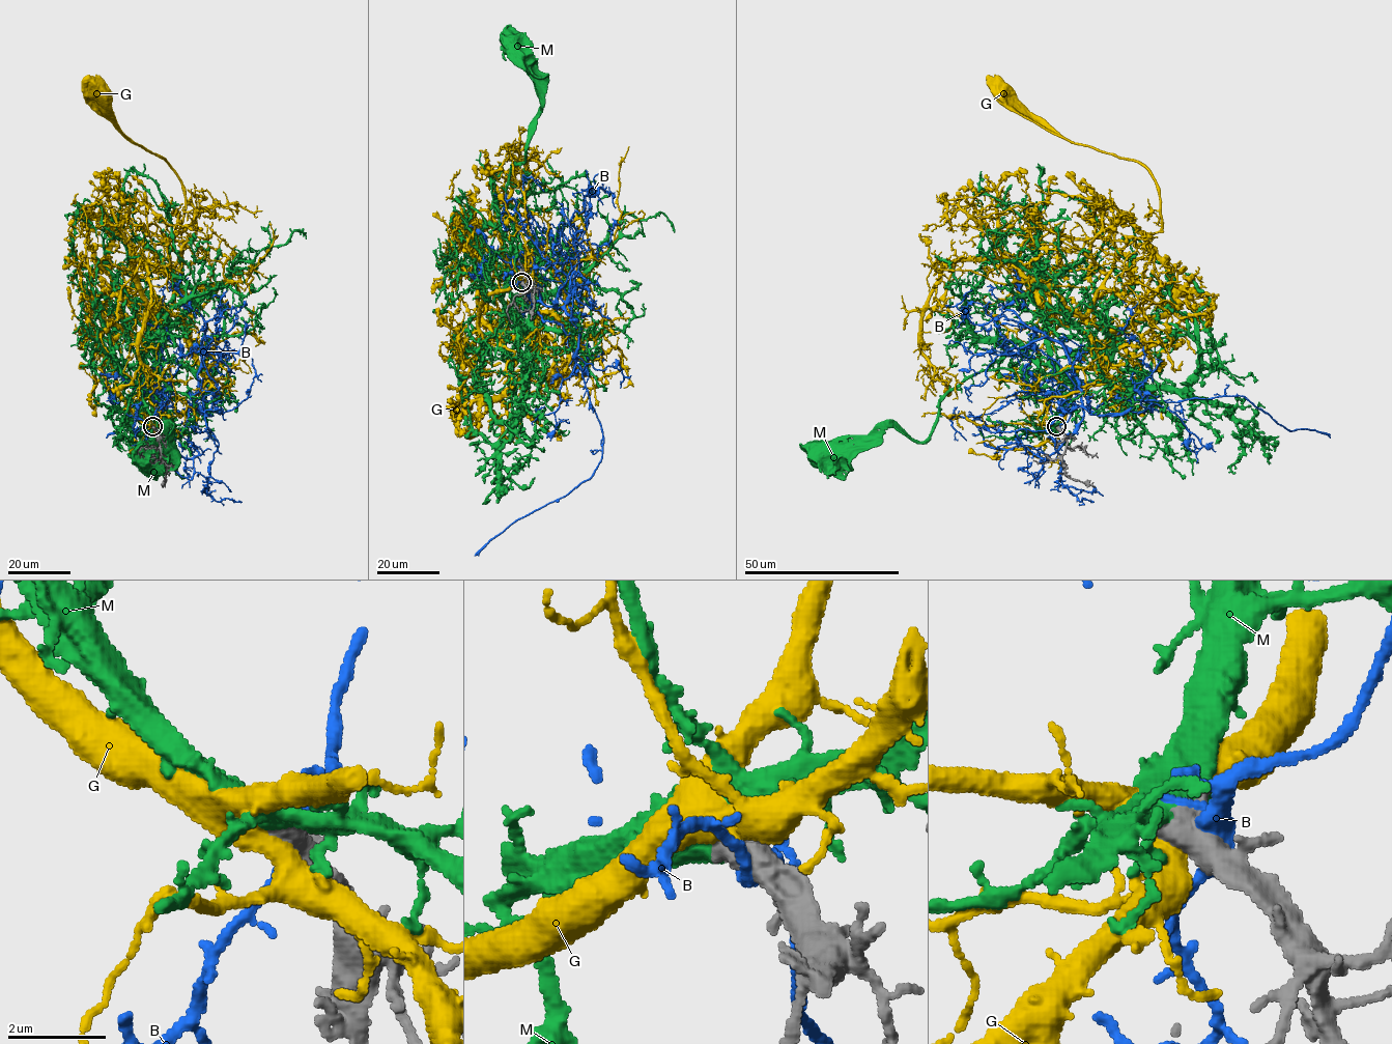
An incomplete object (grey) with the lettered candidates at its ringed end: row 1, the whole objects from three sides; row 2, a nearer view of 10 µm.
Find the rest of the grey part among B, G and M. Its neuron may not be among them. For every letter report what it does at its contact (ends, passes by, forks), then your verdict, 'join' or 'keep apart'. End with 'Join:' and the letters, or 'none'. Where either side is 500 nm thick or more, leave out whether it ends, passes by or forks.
B: keep apart
G: keep apart
M: join
Join: M

